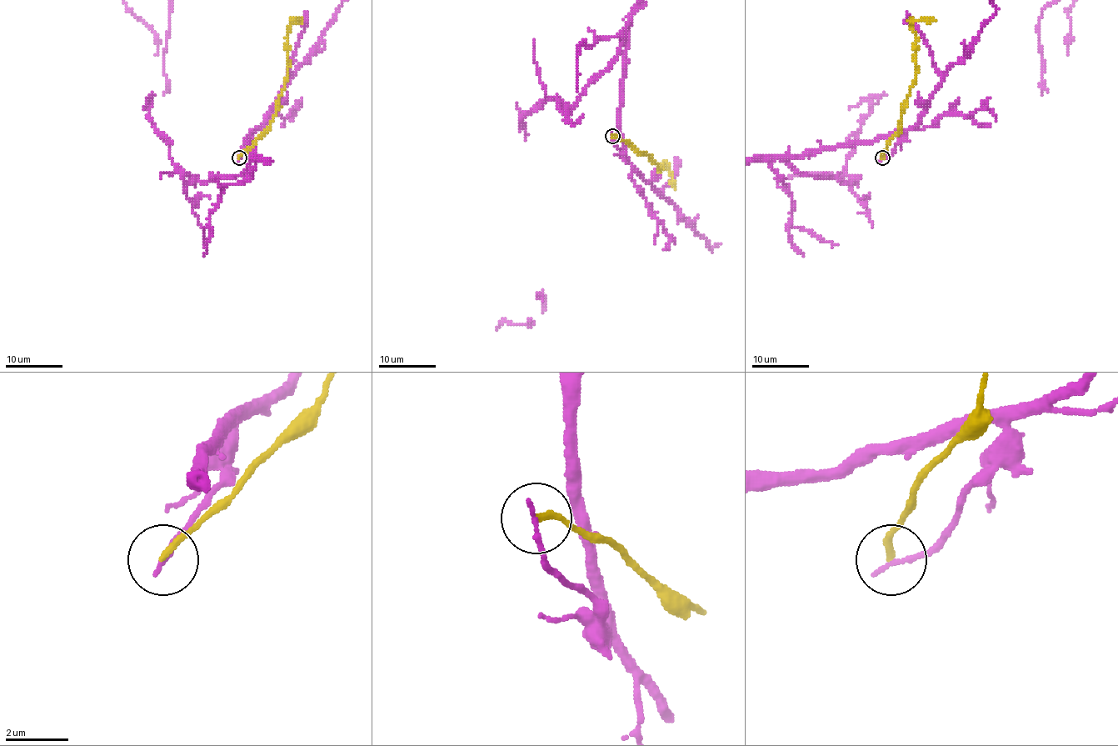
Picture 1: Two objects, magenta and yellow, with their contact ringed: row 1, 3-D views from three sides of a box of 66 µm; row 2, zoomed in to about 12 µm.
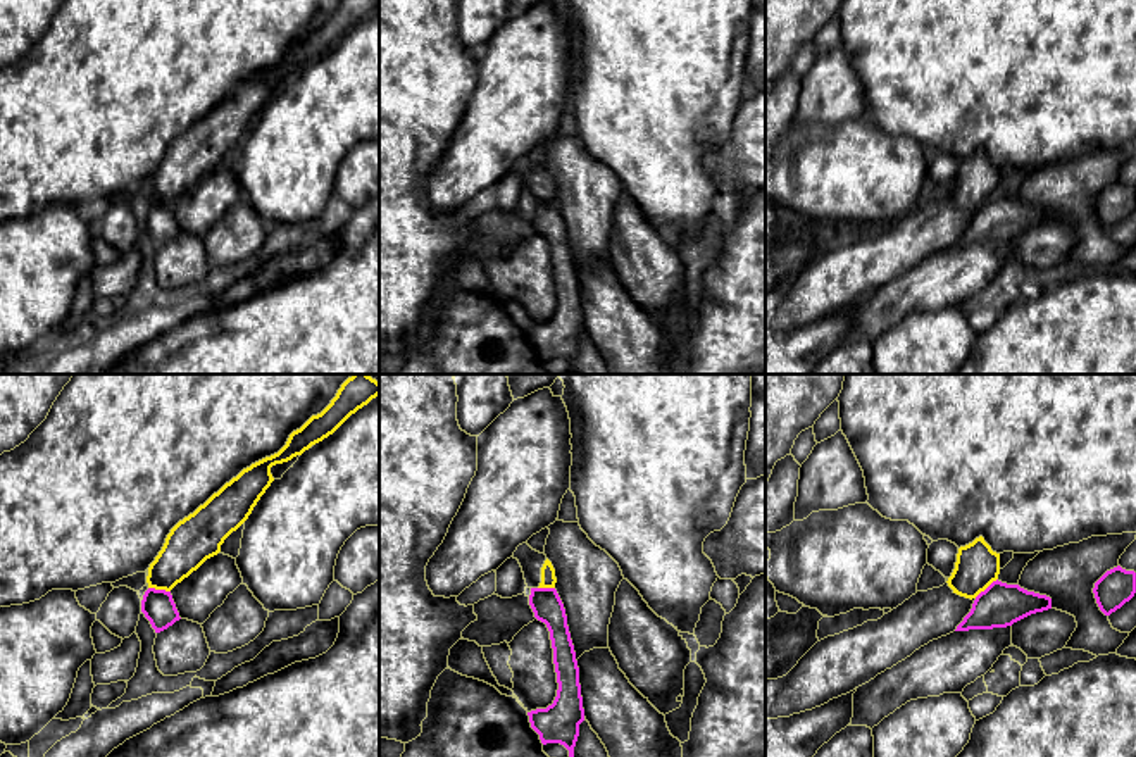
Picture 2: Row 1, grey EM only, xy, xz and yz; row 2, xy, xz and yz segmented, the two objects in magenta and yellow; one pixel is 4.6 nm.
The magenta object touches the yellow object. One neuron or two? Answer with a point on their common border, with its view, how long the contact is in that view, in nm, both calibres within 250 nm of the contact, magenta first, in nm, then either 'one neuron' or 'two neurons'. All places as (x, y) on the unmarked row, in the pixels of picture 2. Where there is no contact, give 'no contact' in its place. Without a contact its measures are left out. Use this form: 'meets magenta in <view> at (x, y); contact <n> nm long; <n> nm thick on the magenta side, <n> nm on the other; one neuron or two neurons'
meets magenta in yz at (986, 202); contact 140 nm long; 200 nm thick on the magenta side, 200 nm on the other; two neurons

